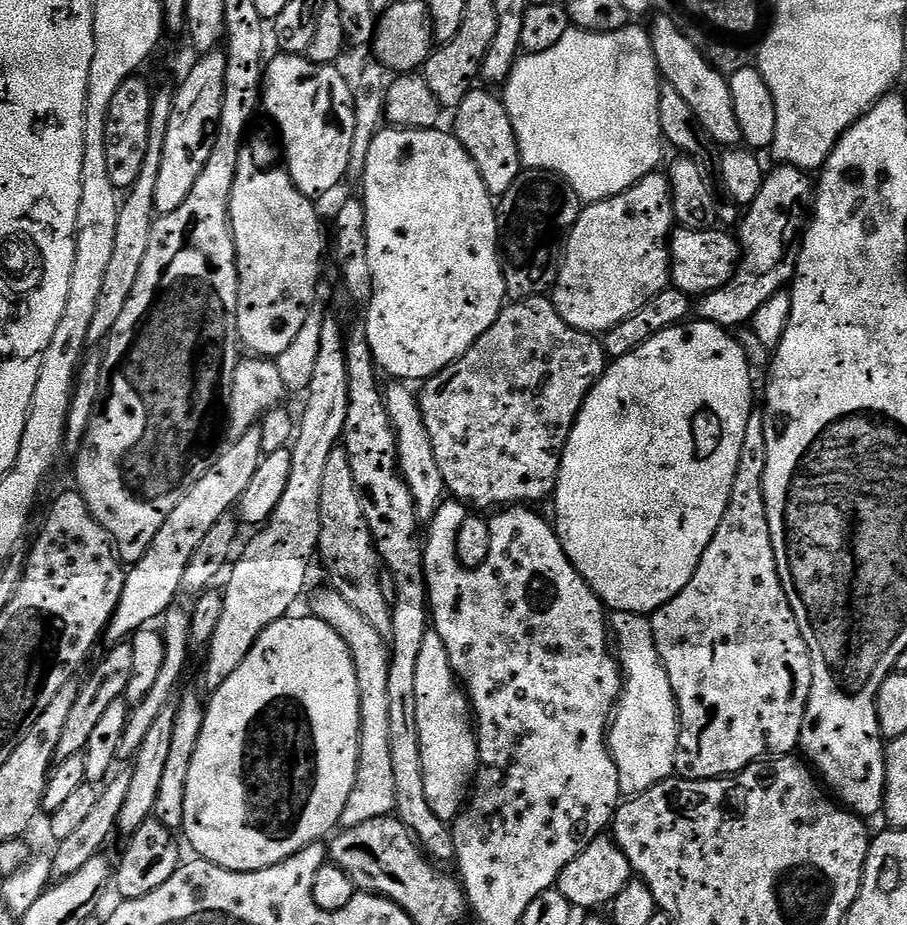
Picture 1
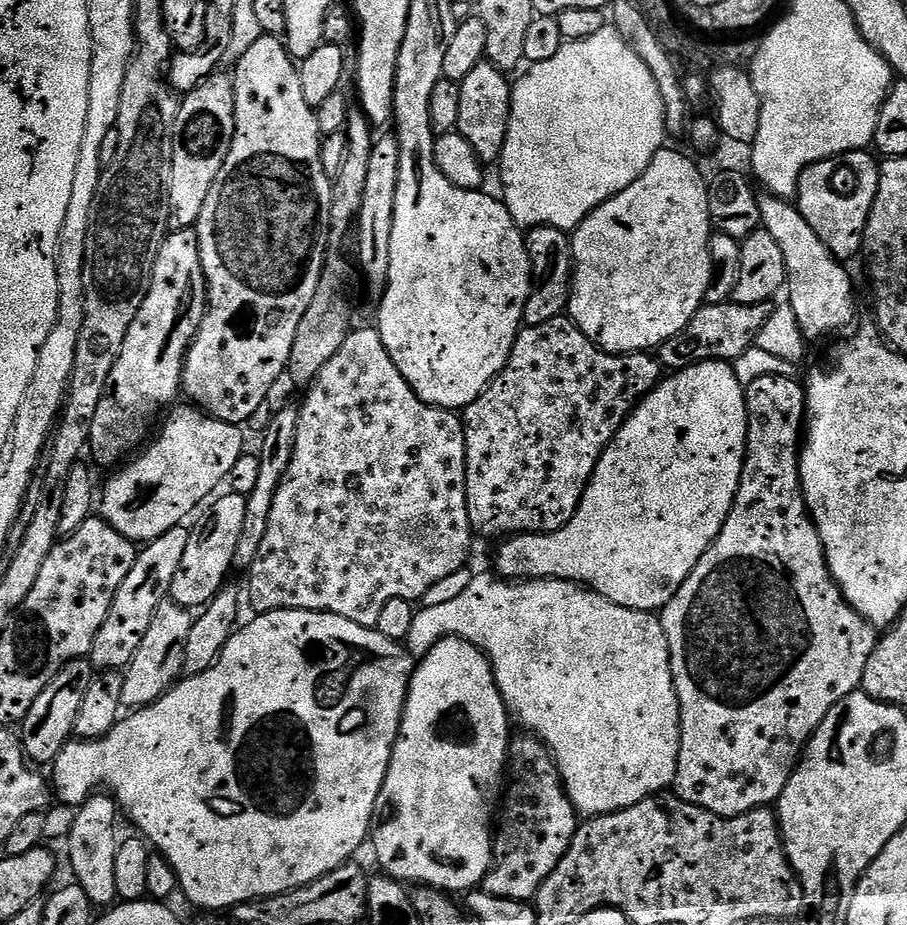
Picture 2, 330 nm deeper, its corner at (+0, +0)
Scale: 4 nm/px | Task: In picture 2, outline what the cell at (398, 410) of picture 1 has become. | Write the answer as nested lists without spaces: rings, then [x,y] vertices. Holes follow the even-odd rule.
[[[372,326],[372,328],[353,327],[351,331],[349,331],[346,342],[342,342],[338,354],[334,354],[334,358],[330,358],[330,362],[326,362],[323,372],[312,381],[307,392],[308,397],[305,398],[304,405],[299,405],[298,408],[300,417],[298,418],[298,434],[294,442],[294,454],[290,458],[290,466],[286,470],[286,474],[282,478],[282,482],[274,494],[274,506],[270,510],[270,526],[266,526],[266,538],[262,538],[262,546],[258,550],[258,558],[254,558],[251,568],[247,569],[246,572],[246,576],[248,576],[246,600],[247,603],[248,600],[252,603],[253,613],[256,614],[277,612],[278,610],[329,612],[338,618],[346,618],[350,622],[358,622],[358,626],[375,628],[380,611],[382,611],[382,606],[386,606],[386,602],[390,602],[390,598],[402,598],[403,600],[419,602],[422,598],[422,594],[426,594],[426,590],[430,590],[430,586],[434,586],[437,582],[442,582],[442,578],[447,578],[450,574],[454,574],[454,570],[462,570],[469,563],[468,555],[472,552],[474,533],[472,530],[472,523],[470,522],[470,514],[468,513],[468,499],[466,498],[466,442],[464,441],[464,421],[455,411],[446,408],[436,408],[434,405],[422,402],[418,398],[418,394],[408,385],[406,378],[402,378],[402,370],[398,370],[398,366],[394,366],[394,358],[390,358],[386,346],[382,346],[380,329],[376,326]]]

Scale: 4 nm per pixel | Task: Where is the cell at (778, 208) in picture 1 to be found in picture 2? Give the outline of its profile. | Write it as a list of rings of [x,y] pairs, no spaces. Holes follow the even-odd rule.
[[[868,150],[843,152],[840,156],[831,156],[829,160],[819,160],[800,176],[794,203],[802,218],[810,222],[814,234],[826,242],[830,254],[834,254],[837,260],[848,262],[851,256],[861,255],[866,222],[878,194],[879,181],[880,164]]]

